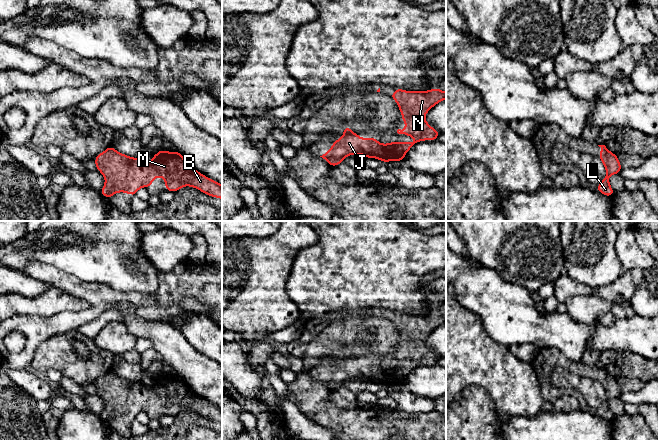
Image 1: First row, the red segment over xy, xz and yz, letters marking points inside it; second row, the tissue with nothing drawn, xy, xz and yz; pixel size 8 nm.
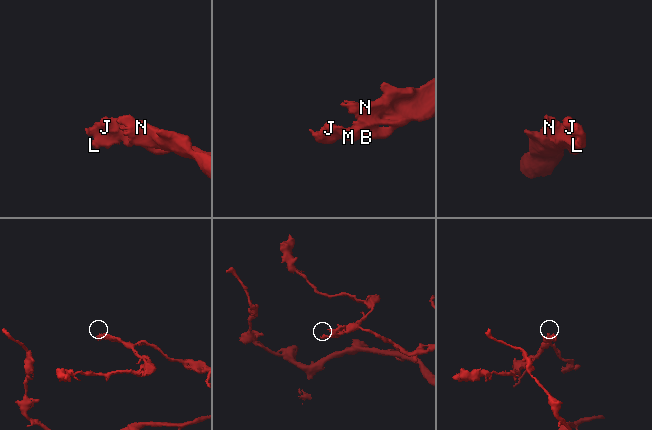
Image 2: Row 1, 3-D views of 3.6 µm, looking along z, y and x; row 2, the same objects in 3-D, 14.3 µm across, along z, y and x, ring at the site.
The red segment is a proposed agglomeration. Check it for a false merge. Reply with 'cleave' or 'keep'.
keep

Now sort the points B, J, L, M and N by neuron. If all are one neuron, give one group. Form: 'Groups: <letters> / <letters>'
Groups: B J L M N

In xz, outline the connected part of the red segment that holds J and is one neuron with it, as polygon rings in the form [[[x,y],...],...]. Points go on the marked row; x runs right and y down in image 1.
[[[396,88],[396,92],[389,96],[398,104],[402,121],[406,123],[405,129],[398,129],[397,133],[412,136],[414,142],[381,144],[376,138],[360,138],[357,133],[351,131],[352,128],[345,126],[343,136],[334,141],[330,150],[320,157],[332,167],[342,163],[345,157],[354,154],[376,158],[384,163],[403,161],[405,154],[415,143],[436,140],[440,133],[426,122],[425,115],[433,106],[446,99],[446,92],[437,88],[419,92]]]

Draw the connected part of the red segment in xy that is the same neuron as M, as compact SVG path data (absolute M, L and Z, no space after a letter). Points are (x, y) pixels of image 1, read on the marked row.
M110 146L94 161L96 170L105 177L105 184L100 192L106 198L117 192L134 196L140 188L151 187L155 178L163 177L165 189L171 192L191 186L209 196L222 199L222 185L189 166L179 152L160 149L147 163L141 157L132 158Z

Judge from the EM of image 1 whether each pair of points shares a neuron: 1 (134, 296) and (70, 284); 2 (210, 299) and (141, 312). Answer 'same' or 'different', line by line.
1: same
2: same

